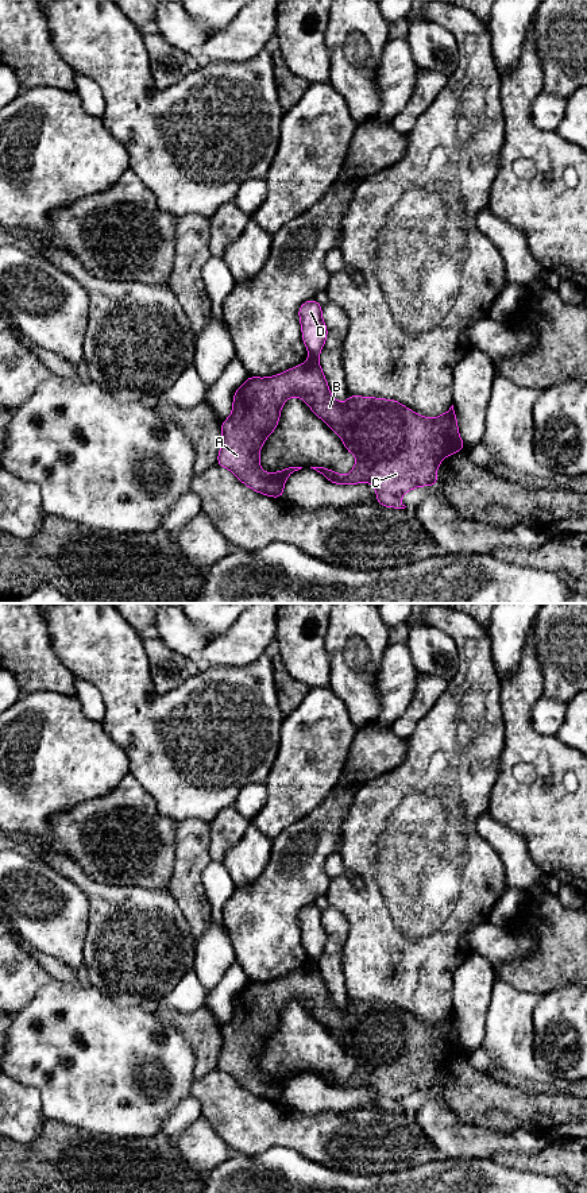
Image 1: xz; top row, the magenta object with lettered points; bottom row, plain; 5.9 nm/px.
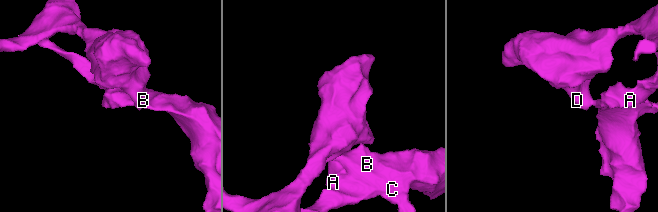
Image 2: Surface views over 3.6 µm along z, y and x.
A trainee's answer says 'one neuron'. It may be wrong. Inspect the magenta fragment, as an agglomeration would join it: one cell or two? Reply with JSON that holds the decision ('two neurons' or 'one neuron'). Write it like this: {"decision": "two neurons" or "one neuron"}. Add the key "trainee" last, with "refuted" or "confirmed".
{"decision": "two neurons", "trainee": "refuted"}

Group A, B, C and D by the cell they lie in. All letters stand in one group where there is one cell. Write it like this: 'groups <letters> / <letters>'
groups A B C / D

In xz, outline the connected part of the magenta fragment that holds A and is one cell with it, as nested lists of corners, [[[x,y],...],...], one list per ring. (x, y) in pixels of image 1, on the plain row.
[[[310,960],[304,969],[282,978],[270,982],[248,981],[233,1000],[231,1022],[221,1027],[223,1049],[217,1070],[231,1074],[246,1090],[269,1101],[282,1103],[287,1081],[302,1073],[289,1072],[266,1080],[259,1070],[263,1046],[275,1035],[281,1011],[289,1001],[302,1003],[312,1016],[343,1043],[345,1054],[358,1061],[354,1074],[347,1081],[324,1072],[310,1073],[336,1089],[371,1086],[382,1111],[405,1113],[401,1107],[403,1097],[418,1090],[439,1089],[436,1076],[440,1066],[453,1057],[464,1055],[453,1009],[437,1023],[425,1023],[395,1004],[350,999],[347,1007],[340,1008],[331,1000],[318,962]]]

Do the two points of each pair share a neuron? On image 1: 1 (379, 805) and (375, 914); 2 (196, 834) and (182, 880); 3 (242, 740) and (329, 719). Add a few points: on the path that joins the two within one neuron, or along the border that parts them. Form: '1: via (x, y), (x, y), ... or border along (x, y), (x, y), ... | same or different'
1: via (365, 831), (365, 872), (369, 879), (369, 887) | same
2: via (192, 845), (192, 858), (188, 869) | same
3: border along (285, 717), (281, 725), (277, 757), (273, 763) | different

